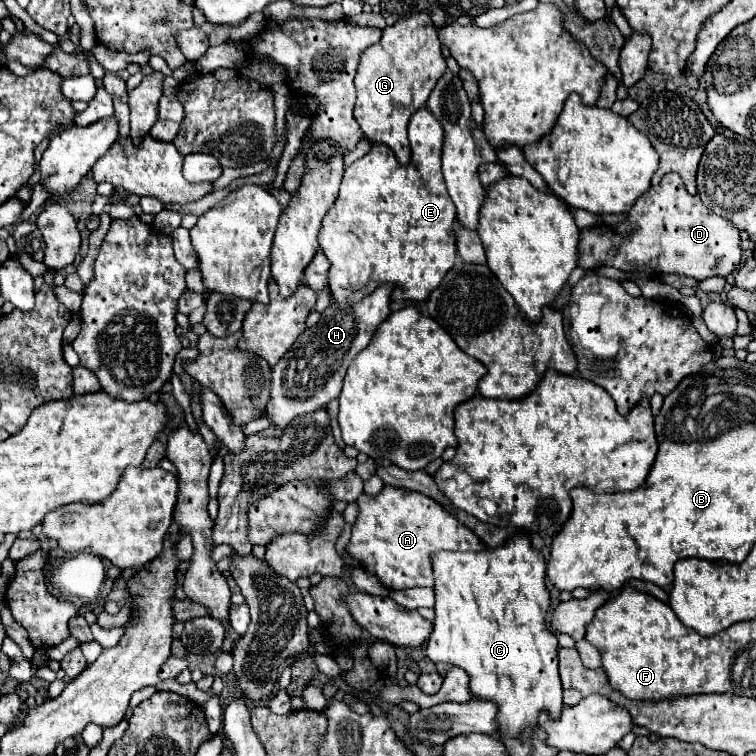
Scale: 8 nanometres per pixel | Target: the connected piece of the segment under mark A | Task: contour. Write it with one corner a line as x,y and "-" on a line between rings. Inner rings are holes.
384,486
380,494
368,496
362,494
358,500
358,516
356,522
352,524
352,538
346,546
348,554
360,562
360,566
366,572
372,572
378,576
378,580
392,590
404,590
404,588
414,588
414,586
434,586
434,576
432,576
432,564
430,564
430,554
438,550
484,550
484,544
480,538
466,528
456,516
446,512
436,500
414,492
406,488
394,488
394,486

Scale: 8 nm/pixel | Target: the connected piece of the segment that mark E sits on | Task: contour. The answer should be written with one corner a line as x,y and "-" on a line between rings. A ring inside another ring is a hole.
420,108
412,114
408,126
408,140
412,158
408,166
400,166
394,152
384,144
374,144
370,152
352,162
342,178
340,192
322,220
318,242
326,258
330,260
328,290
334,304
358,304
364,296
370,296
378,286
392,284
392,302
424,302
432,290
440,284
444,274
454,266
456,244
452,236
452,222
456,208
446,192
446,184
440,170
442,154
442,124
426,110

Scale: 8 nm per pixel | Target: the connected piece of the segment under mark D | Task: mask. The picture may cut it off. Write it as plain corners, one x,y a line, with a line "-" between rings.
668,172
658,186
648,188
640,200
632,206
632,212
626,214
626,220
618,224
598,224
580,230
578,242
578,266
584,270
592,270
598,266
614,266
622,272
642,270
654,276
662,274
684,274
696,280
706,280
710,276
728,276
736,270
742,258
740,248
740,230
730,220
714,214
710,208
702,204
698,196
690,196
684,188
684,182
676,172

